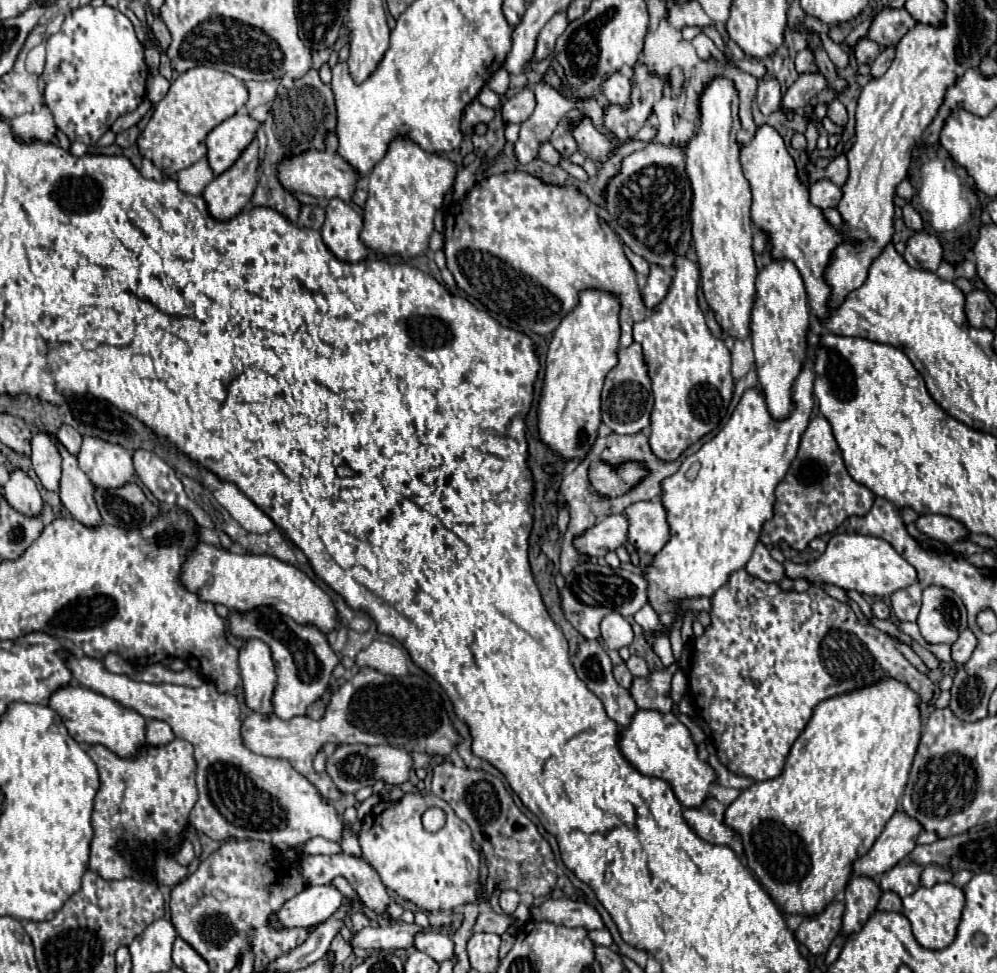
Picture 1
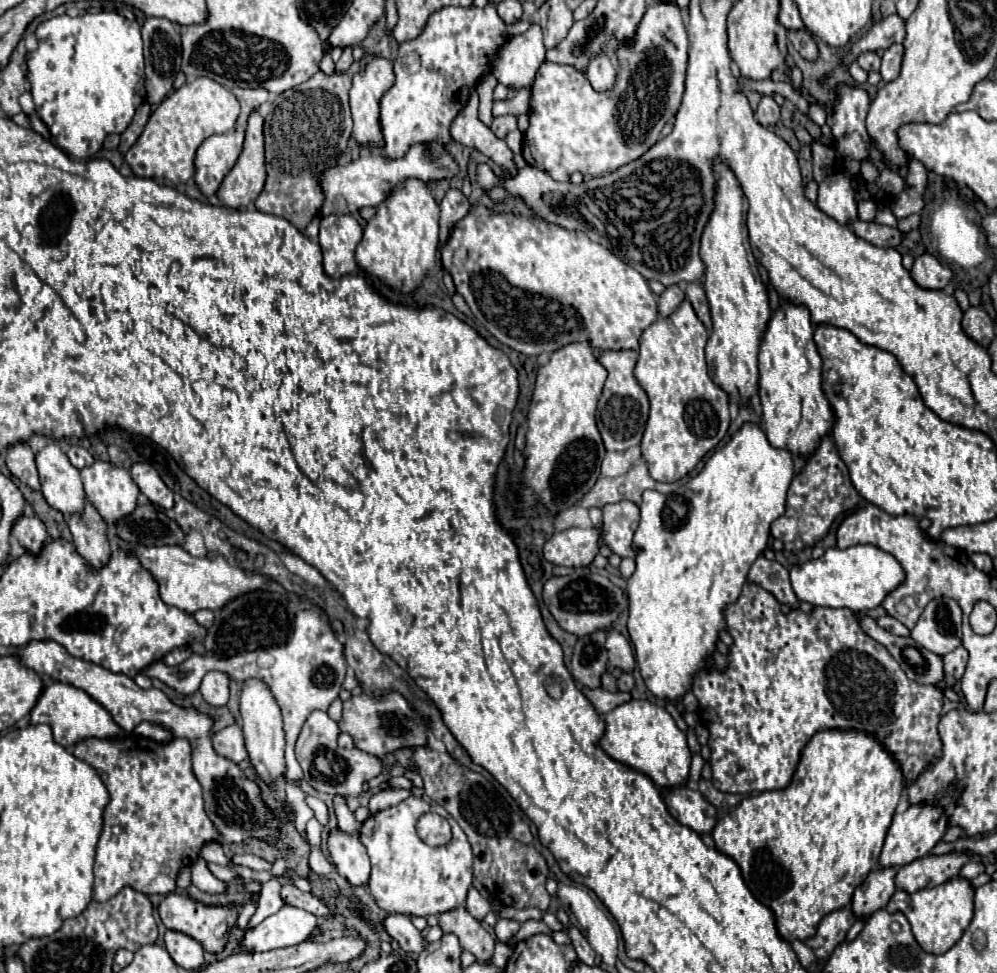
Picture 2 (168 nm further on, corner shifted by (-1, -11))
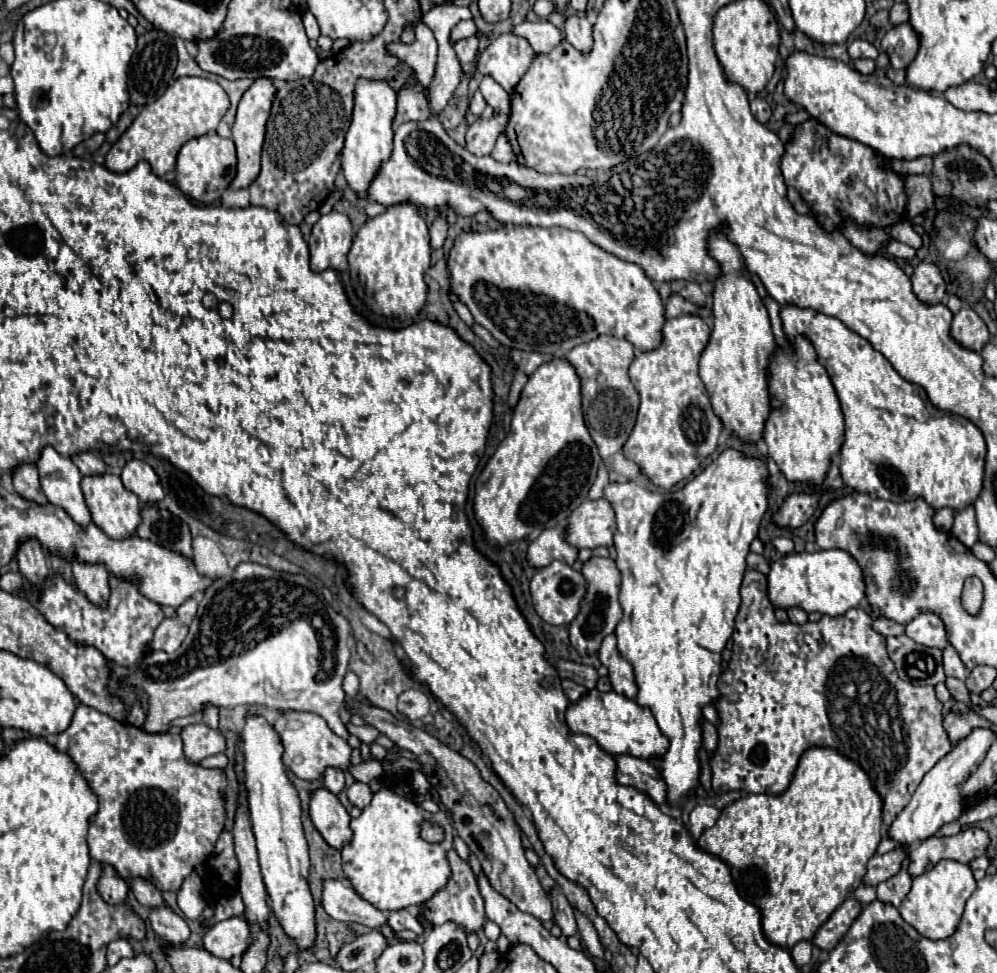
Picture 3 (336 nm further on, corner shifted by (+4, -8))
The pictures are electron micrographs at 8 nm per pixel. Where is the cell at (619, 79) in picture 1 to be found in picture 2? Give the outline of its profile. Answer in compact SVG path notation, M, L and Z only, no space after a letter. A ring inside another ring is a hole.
M602 55L602 59L594 59L594 63L586 69L586 79L598 93L612 91L616 85L616 75L618 73L606 55Z

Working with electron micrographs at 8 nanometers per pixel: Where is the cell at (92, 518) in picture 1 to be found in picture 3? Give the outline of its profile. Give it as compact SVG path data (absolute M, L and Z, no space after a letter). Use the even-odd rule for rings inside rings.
M73 562L73 576L75 586L79 592L85 594L85 598L101 608L107 606L109 600L109 572L103 564L81 564Z

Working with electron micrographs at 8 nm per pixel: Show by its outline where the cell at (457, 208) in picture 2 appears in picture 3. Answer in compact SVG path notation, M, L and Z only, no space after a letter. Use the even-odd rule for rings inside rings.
M439 214L439 216L435 218L429 234L431 234L431 248L433 248L433 250L441 248L443 242L445 242L445 238L447 238L447 220L445 220L445 216Z

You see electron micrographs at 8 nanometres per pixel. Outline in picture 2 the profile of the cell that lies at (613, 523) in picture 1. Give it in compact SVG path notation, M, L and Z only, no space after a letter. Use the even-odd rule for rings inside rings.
M572 527L556 533L544 545L544 557L554 565L588 567L598 555L598 531Z

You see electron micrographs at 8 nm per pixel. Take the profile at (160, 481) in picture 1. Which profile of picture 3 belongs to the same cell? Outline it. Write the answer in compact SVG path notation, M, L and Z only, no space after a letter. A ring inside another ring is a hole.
M129 460L121 472L123 486L133 492L143 504L155 504L163 500L163 488L155 470L143 460Z

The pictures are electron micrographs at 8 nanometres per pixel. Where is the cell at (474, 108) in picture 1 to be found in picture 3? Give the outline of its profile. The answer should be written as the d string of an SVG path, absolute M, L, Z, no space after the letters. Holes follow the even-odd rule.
M479 90L473 94L473 98L469 102L469 110L471 110L473 116L481 116L481 112L485 110L485 98L483 98L483 94Z

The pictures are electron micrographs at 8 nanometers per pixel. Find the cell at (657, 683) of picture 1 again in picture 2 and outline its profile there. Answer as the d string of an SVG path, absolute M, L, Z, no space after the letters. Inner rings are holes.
M584 689L584 693L592 701L592 705L596 707L598 713L610 713L618 705L624 705L624 703L628 703L632 699L630 693L622 693L622 691L608 693L604 689L592 689L592 691L590 689Z

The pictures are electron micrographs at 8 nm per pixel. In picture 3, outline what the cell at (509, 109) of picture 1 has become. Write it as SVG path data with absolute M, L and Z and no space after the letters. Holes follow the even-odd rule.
M495 114L491 120L477 118L467 128L465 148L471 154L475 154L475 156L487 156L487 154L491 154L497 136L505 132L505 124L507 124L507 116L501 116L501 114Z

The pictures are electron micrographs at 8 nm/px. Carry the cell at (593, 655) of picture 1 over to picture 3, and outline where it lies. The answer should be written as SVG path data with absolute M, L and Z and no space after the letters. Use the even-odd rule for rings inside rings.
M591 556L583 568L581 568L581 574L587 582L587 592L581 600L581 608L579 608L579 614L575 616L575 620L569 624L571 626L571 644L573 648L581 654L581 656L587 656L587 654L595 654L599 650L599 644L601 640L611 634L617 626L617 622L621 620L623 616L623 610L619 606L619 600L617 600L617 594L619 594L619 584L621 584L621 572L615 564L613 558L599 558L599 556Z

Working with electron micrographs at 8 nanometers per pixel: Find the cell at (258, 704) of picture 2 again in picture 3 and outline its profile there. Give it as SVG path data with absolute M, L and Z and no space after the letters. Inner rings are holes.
M249 716L241 730L245 752L245 786L251 812L251 826L257 838L263 882L271 900L271 910L283 932L299 950L315 946L315 904L309 890L309 854L301 826L301 806L295 786L281 764L281 740L263 716Z

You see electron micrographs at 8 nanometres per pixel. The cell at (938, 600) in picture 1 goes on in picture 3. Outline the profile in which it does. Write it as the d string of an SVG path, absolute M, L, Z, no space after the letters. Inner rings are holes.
M923 612L917 618L913 618L905 626L905 634L915 640L917 644L923 646L933 646L933 648L945 648L947 644L947 634L941 618L933 612Z

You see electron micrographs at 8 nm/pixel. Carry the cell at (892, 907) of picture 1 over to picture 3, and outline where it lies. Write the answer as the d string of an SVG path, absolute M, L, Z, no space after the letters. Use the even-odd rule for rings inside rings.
M901 868L895 876L891 876L889 880L885 880L877 886L877 900L893 904L898 908L911 890L912 880L911 874L905 868Z

